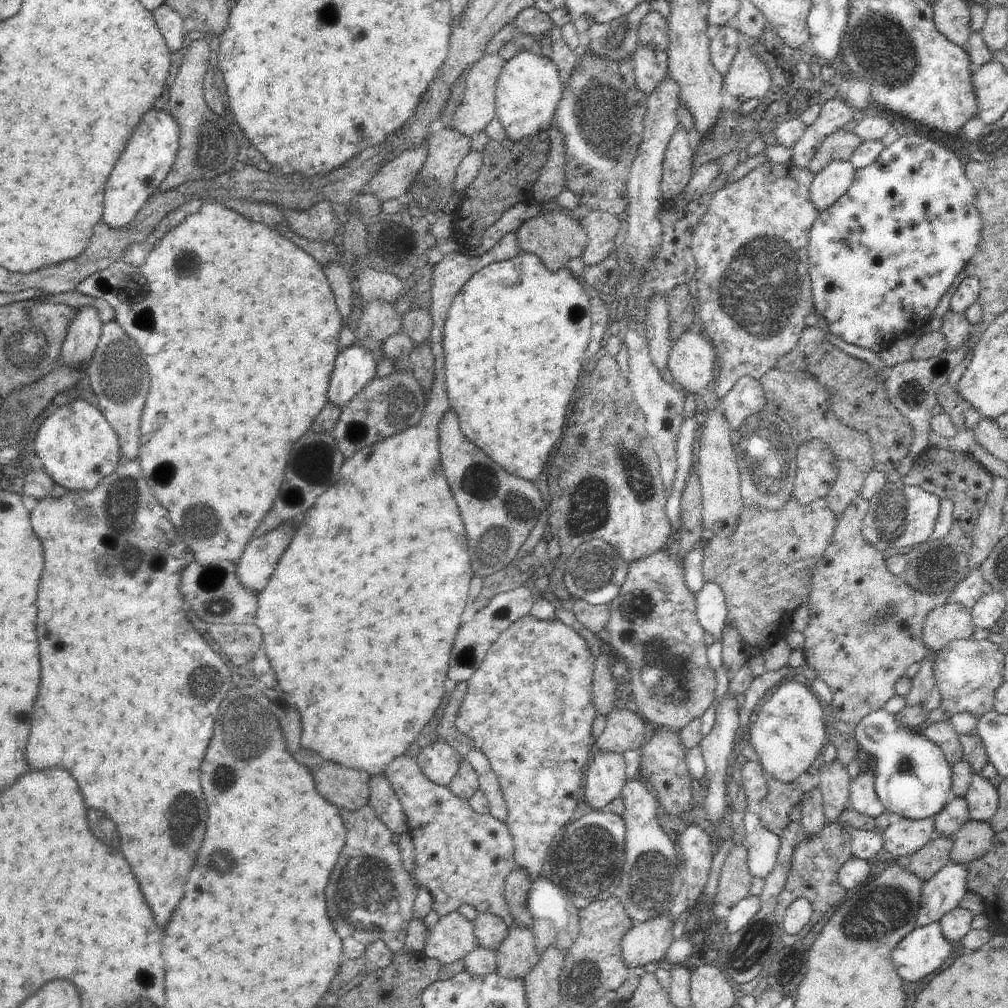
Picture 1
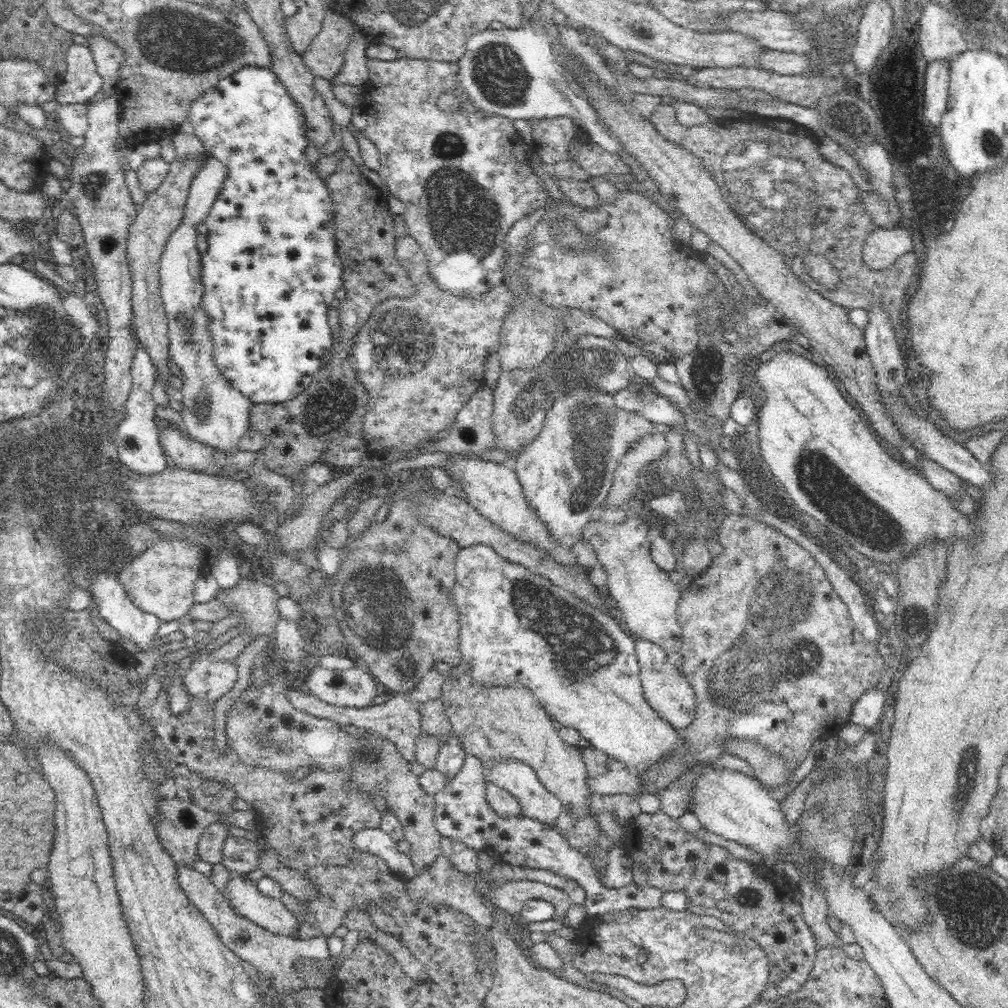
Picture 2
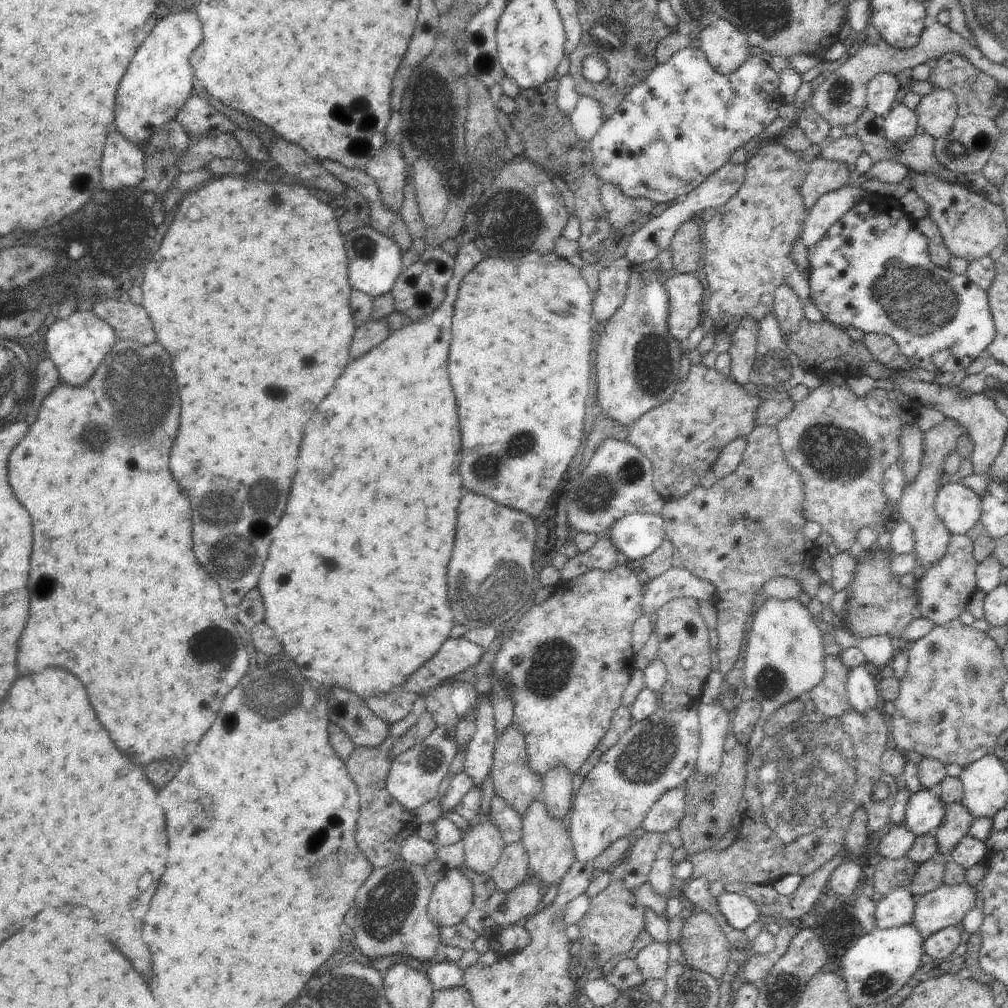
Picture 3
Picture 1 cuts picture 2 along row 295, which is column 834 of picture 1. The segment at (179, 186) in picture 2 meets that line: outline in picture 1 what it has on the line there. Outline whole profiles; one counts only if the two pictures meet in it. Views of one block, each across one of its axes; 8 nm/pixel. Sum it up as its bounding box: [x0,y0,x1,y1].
[807,128,863,174]

